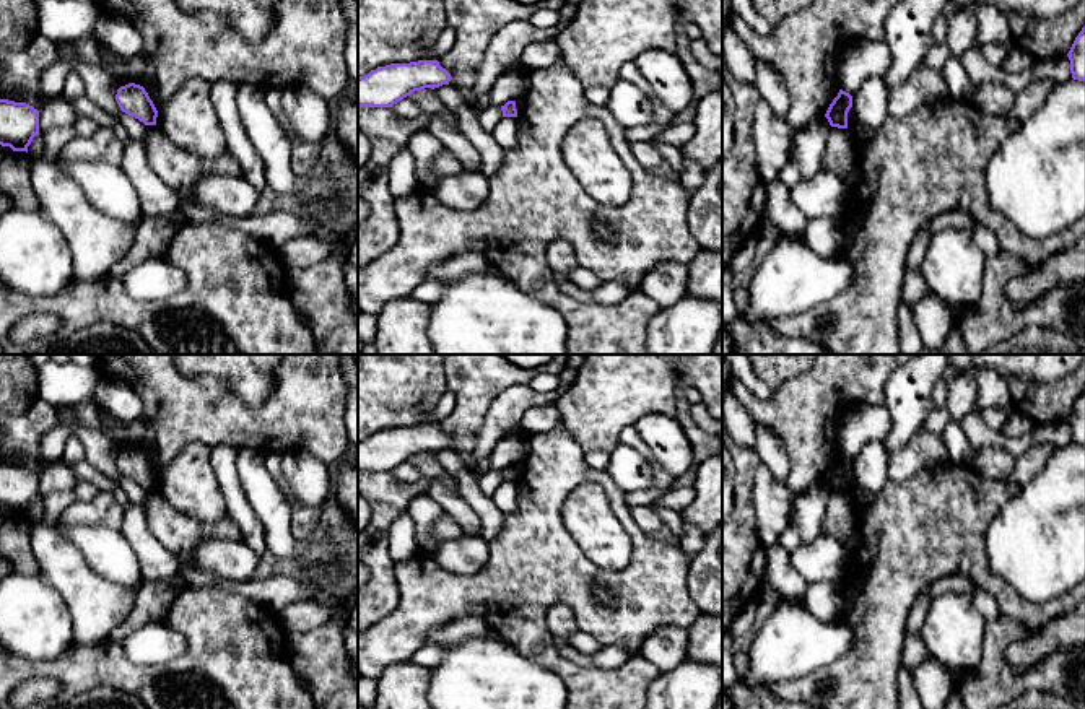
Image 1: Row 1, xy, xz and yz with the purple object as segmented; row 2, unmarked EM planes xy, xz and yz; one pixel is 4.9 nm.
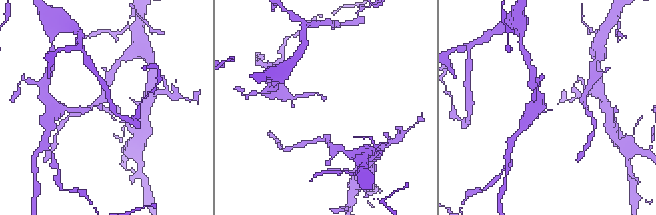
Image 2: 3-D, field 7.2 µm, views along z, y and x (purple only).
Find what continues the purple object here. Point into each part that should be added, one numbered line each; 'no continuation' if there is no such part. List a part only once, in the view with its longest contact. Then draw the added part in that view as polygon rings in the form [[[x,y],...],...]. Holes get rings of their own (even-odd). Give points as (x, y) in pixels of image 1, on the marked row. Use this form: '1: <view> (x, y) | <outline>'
no continuation

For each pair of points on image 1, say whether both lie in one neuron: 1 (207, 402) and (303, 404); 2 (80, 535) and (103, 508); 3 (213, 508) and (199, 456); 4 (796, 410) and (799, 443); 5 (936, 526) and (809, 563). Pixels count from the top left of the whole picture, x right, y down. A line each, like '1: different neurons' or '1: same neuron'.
1: same neuron
2: different neurons
3: same neuron
4: same neuron
5: different neurons

